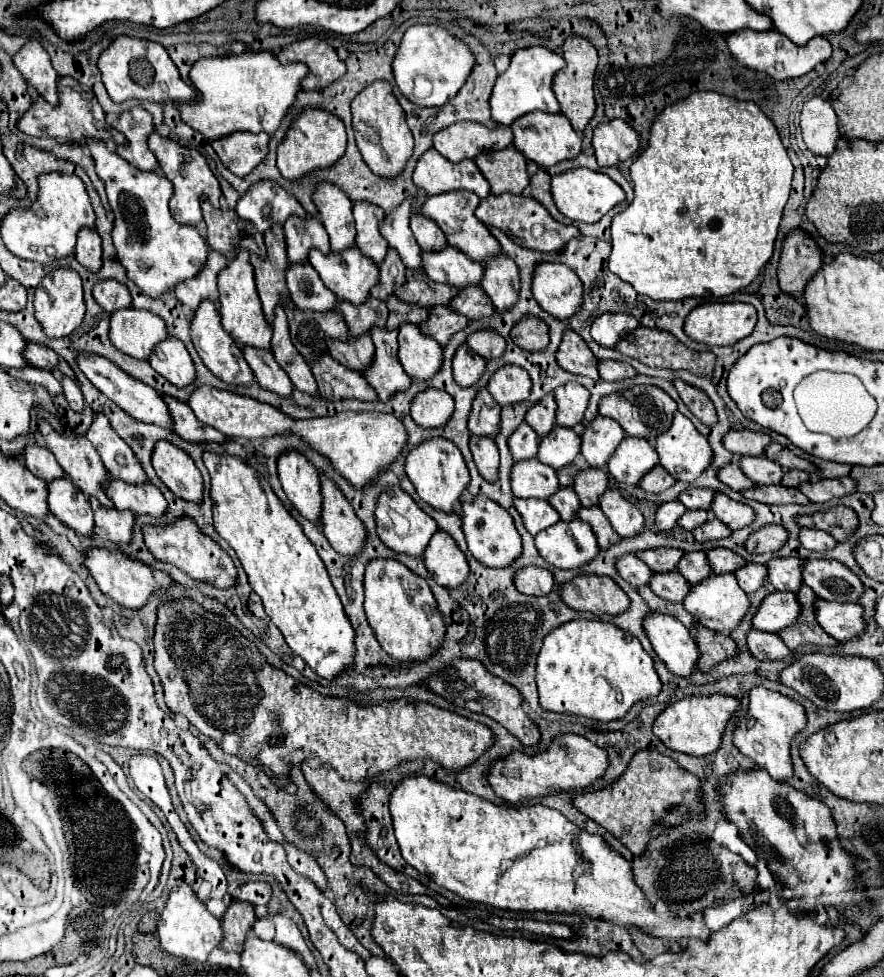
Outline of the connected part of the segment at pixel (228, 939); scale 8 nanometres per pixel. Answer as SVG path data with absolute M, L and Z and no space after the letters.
M233 902L221 918L223 940L221 940L219 948L227 950L227 952L235 950L239 954L243 950L245 934L251 930L253 922L255 922L253 906L249 902Z

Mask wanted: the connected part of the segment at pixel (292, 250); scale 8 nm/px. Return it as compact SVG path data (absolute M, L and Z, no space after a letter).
M289 218L283 224L285 230L285 242L287 242L287 256L289 262L305 264L309 260L311 248L321 250L323 254L329 254L329 236L319 220L301 220L301 218Z

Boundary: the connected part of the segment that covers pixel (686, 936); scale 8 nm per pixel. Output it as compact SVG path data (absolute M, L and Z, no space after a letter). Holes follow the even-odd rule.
M427 776L405 778L391 794L389 810L393 816L395 836L401 848L401 854L407 864L417 868L421 874L429 874L439 886L455 892L457 896L483 902L503 910L515 912L557 912L557 914L579 914L597 920L605 920L613 926L635 926L645 934L665 940L665 942L681 942L699 938L703 942L709 940L711 930L707 928L701 914L693 914L687 918L671 918L657 922L655 910L649 904L641 886L635 884L635 876L631 872L631 862L627 862L619 852L611 850L611 846L597 834L589 834L585 830L579 832L575 824L571 824L561 812L545 808L545 806L529 806L529 808L507 808L495 806L475 794L467 794L463 790L449 788L441 782L435 782ZM585 866L581 874L575 872Z

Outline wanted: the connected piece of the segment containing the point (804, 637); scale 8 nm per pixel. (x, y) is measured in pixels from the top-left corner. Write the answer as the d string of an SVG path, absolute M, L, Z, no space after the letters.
M801 586L799 594L797 594L801 606L803 606L803 618L799 618L799 622L793 628L783 630L781 638L787 644L787 648L791 648L793 652L797 652L801 646L805 644L813 644L813 646L833 646L837 648L841 642L831 638L817 622L815 616L815 606L819 602L819 596L809 588L809 586Z

